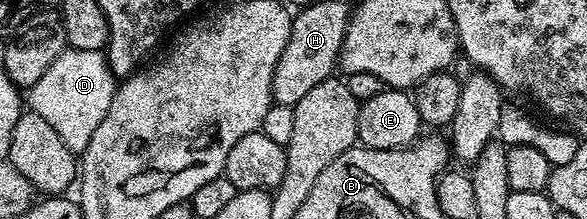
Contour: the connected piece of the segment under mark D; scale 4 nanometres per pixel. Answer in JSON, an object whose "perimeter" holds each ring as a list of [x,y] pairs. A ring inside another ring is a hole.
{"perimeter":[[[66,47],[39,81],[28,89],[28,109],[45,119],[74,154],[81,155],[104,115],[108,115],[115,88],[116,78],[103,50],[80,51]]]}

